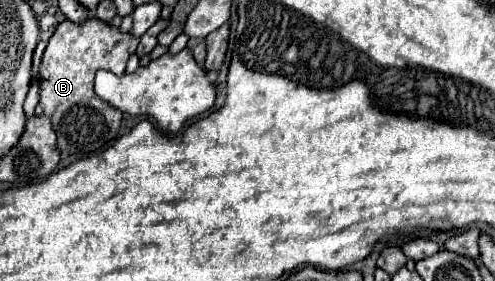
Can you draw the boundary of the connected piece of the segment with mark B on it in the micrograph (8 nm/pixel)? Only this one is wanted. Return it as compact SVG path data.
M95 17L83 23L63 21L57 25L45 47L39 69L41 101L35 109L35 115L47 115L51 119L53 131L57 133L59 149L63 153L95 153L105 151L113 145L115 137L119 135L121 111L95 95L93 79L99 69L123 75L127 59L135 53L137 43L137 37L121 33L119 27L111 27Z

